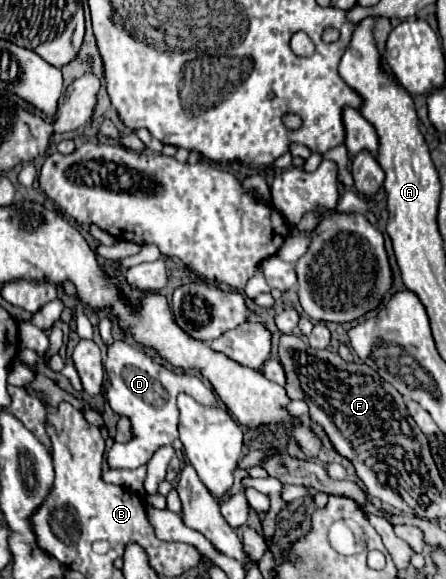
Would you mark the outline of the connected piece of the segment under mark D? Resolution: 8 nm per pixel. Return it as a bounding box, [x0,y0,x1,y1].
[106,340,216,468]

